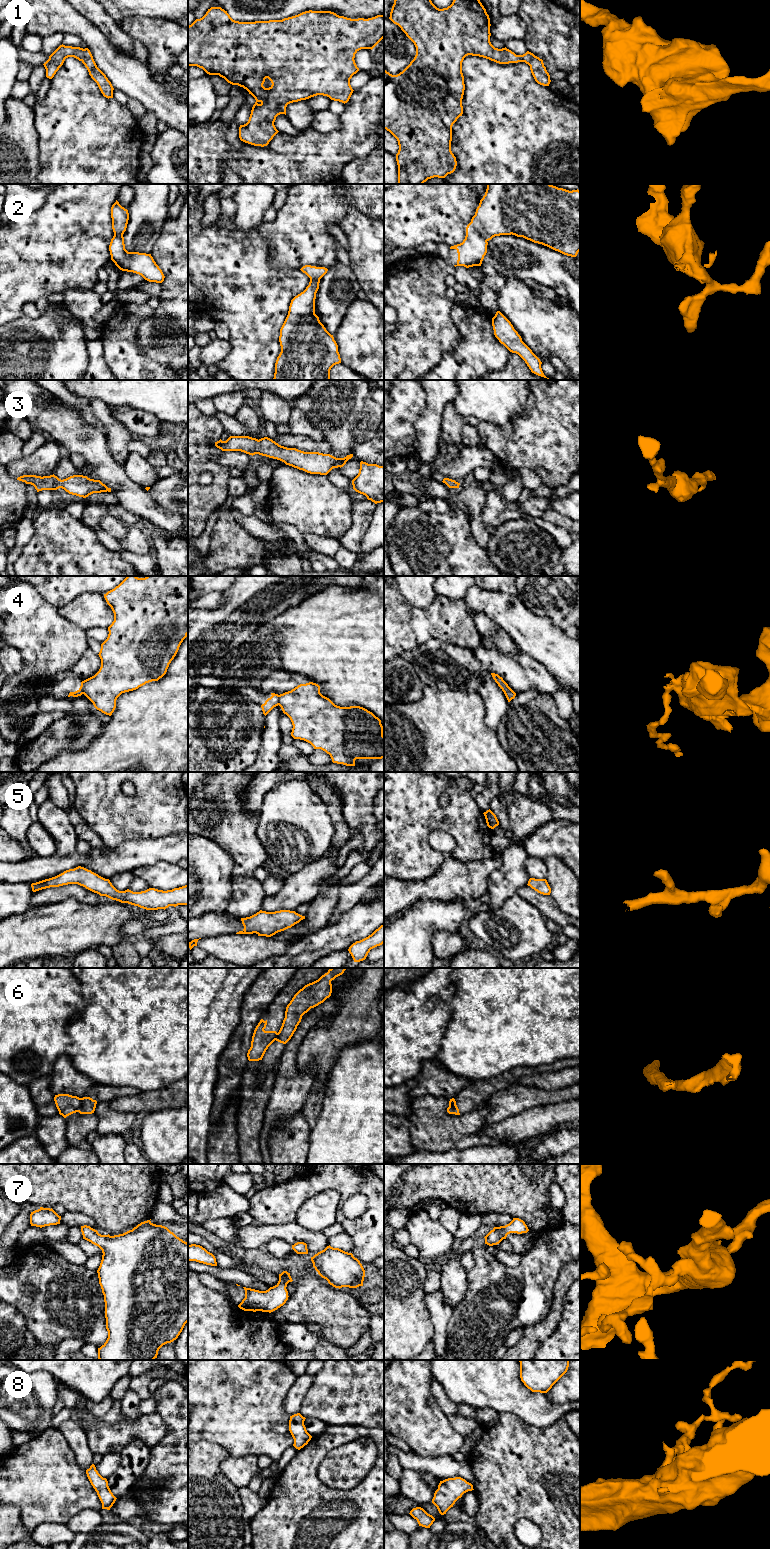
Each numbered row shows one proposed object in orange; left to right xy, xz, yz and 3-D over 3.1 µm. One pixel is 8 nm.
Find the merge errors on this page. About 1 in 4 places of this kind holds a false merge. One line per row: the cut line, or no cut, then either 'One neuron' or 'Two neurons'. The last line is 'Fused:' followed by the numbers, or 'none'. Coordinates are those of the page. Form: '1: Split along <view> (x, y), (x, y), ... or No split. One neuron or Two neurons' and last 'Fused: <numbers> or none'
1: No split. One neuron
2: No split. One neuron
3: No split. One neuron
4: Split along xy (84, 681), (82, 693). Two neurons
5: No split. One neuron
6: Split along xy (82, 1098), (82, 1103), (77, 1111). Two neurons
7: No split. One neuron
8: No split. One neuron
Fused: 4, 6

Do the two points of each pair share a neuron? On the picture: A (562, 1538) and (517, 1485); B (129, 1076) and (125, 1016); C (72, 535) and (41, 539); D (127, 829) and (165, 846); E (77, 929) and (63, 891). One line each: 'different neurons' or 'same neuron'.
A: same neuron
B: same neuron
C: same neuron
D: different neurons
E: different neurons

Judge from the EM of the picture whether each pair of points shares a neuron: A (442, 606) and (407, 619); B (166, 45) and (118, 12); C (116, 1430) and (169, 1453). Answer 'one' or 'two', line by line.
A: one
B: two
C: two

